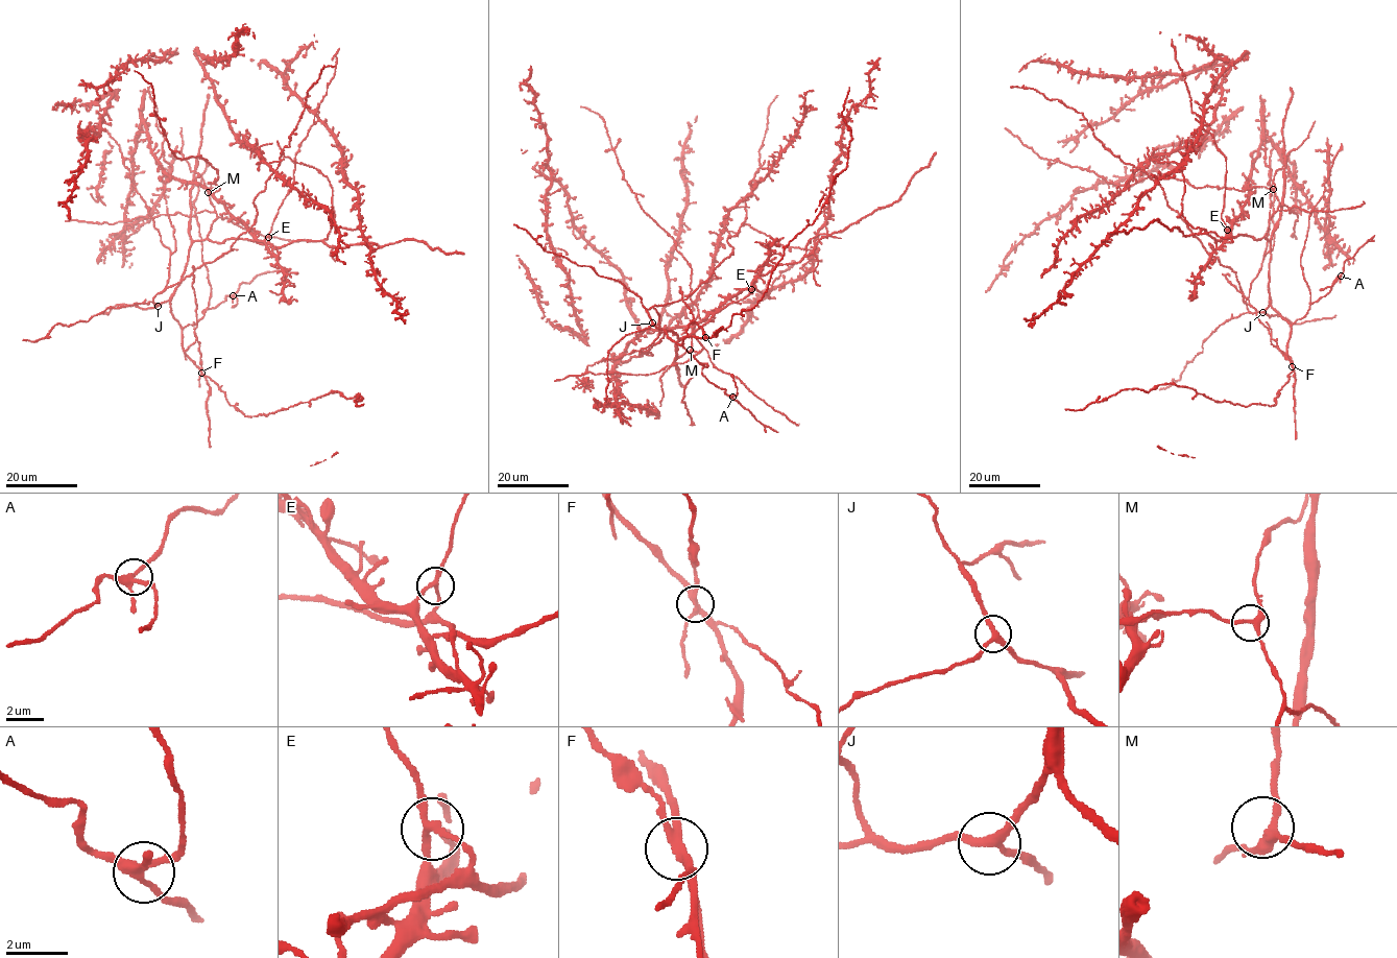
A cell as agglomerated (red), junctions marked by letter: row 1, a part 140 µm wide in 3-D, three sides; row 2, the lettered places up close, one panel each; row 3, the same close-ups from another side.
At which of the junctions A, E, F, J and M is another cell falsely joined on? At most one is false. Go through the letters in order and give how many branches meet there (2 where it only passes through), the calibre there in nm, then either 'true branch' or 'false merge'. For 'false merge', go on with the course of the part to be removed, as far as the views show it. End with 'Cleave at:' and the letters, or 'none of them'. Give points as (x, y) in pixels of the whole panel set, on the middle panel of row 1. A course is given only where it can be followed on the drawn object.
A: 4 | 280 nm | true branch
E: 3 | 200 nm | true branch
F: 4 | 240 nm | false merge | (705, 336), (702, 328), (693, 321), (691, 309), (681, 298), (680, 288), (680, 293)
J: 3 | 260 nm | true branch
M: 3 | 280 nm | true branch
Cleave at: F

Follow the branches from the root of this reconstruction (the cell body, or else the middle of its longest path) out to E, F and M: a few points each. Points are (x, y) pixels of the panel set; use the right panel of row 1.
E: (1270, 295), (1269, 240), (1243, 234), (1234, 237), (1227, 230)
F: (1270, 295), (1271, 307), (1291, 327), (1287, 351), (1292, 366)
M: (1270, 295), (1271, 243), (1266, 233), (1279, 205), (1273, 189)

